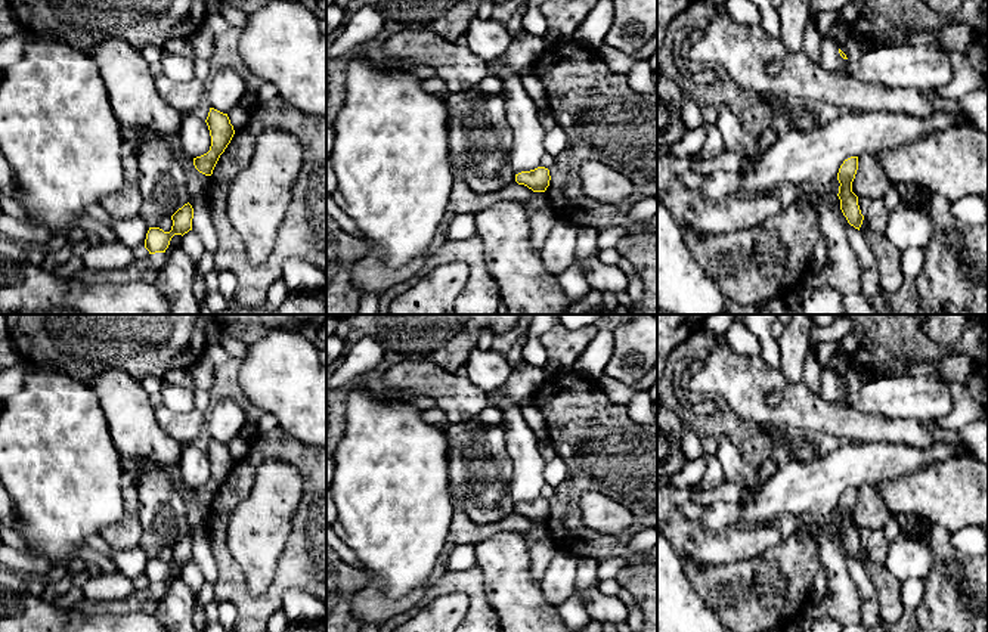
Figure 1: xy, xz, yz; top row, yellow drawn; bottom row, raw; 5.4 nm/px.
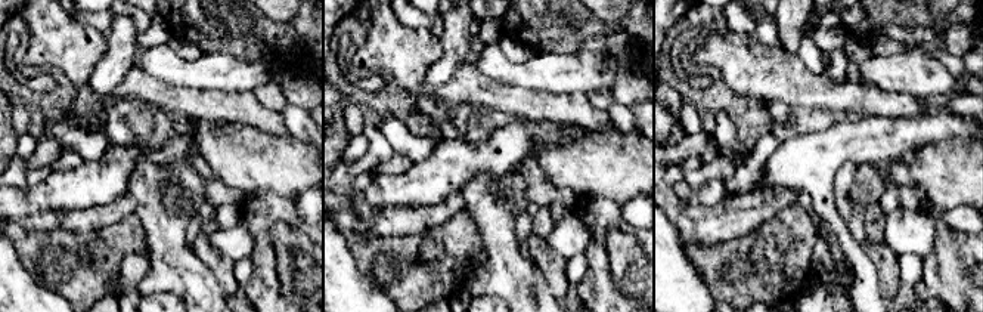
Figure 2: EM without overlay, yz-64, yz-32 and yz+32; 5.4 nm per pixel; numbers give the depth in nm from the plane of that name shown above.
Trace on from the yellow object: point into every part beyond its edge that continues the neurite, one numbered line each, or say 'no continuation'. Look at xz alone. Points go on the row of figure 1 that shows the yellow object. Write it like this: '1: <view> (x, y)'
no continuation

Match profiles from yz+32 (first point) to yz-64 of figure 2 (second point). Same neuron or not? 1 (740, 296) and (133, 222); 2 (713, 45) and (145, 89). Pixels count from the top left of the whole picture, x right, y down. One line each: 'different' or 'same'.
1: same
2: same

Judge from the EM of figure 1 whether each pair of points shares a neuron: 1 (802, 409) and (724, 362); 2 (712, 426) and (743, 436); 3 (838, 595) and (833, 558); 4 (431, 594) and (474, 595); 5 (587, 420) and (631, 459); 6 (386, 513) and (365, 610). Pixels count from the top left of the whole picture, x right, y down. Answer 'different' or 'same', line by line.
1: same
2: same
3: same
4: same
5: same
6: different

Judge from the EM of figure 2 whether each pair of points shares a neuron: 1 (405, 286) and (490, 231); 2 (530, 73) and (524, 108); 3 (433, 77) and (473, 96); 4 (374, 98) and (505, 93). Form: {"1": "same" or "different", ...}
{"1": "different", "2": "different", "3": "different", "4": "different"}

